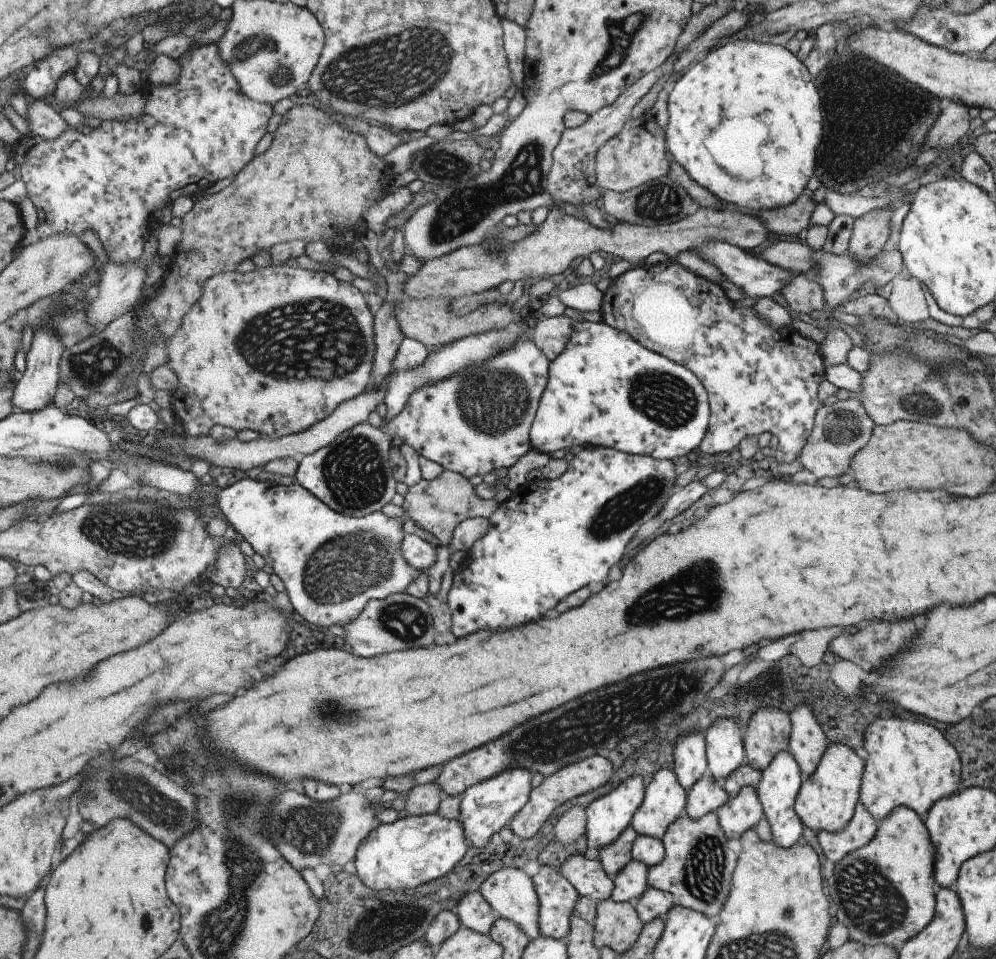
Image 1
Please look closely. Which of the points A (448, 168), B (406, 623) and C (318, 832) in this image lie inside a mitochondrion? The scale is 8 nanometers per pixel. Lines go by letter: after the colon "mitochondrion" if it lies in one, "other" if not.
A: mitochondrion
B: mitochondrion
C: mitochondrion

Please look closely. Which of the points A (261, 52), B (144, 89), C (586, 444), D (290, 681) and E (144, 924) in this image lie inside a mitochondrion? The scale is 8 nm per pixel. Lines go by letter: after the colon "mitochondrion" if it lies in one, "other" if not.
A: mitochondrion
B: other
C: other
D: other
E: mitochondrion

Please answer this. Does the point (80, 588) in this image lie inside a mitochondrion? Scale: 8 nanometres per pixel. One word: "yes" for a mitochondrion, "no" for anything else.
no

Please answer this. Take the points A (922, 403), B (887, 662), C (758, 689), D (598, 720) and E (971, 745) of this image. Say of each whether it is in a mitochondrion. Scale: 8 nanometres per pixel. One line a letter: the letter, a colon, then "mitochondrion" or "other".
A: mitochondrion
B: other
C: mitochondrion
D: mitochondrion
E: other

